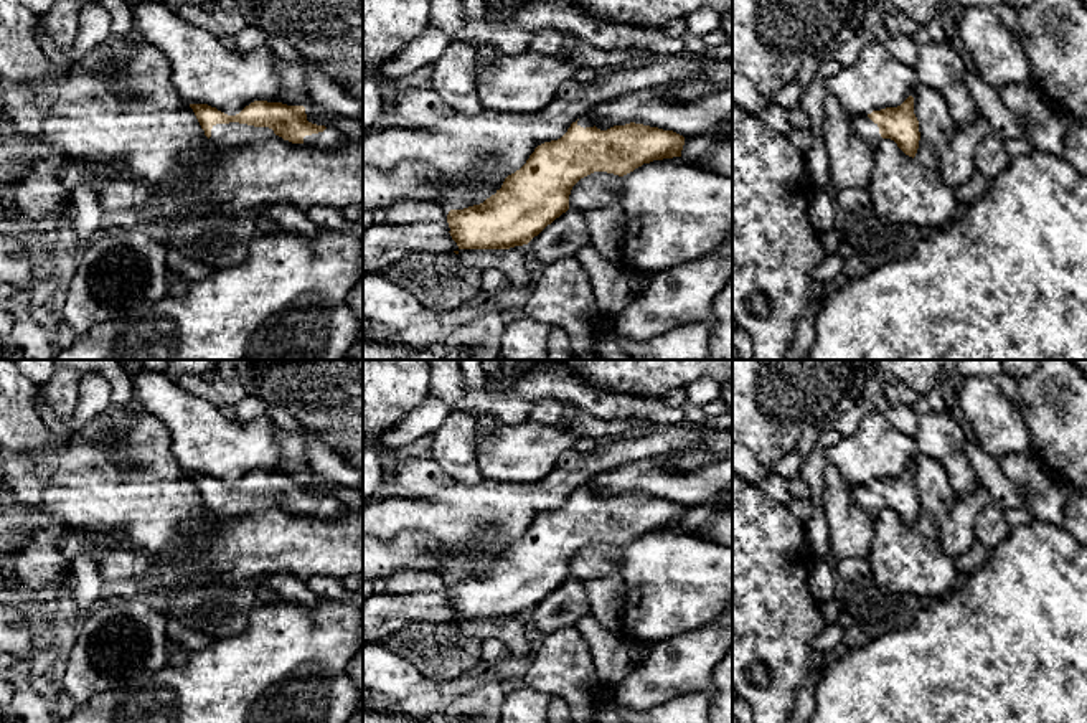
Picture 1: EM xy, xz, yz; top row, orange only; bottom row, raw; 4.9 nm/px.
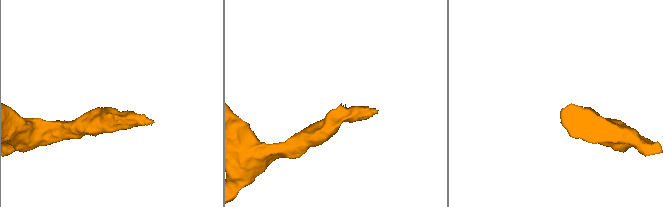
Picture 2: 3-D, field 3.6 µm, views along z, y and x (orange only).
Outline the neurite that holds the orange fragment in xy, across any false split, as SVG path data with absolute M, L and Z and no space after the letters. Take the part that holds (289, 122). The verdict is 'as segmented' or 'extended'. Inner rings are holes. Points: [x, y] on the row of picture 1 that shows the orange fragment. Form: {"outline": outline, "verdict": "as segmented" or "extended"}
{"outline": "M254 101L236 116L208 104L190 104L190 107L214 145L239 147L274 135L322 150L335 150L345 142L345 135L335 125L308 122L304 106Z", "verdict": "extended"}

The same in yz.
{"outline": "M909 96L897 107L886 107L854 117L853 130L873 147L882 139L891 139L906 155L914 158L920 140L914 97Z", "verdict": "extended"}

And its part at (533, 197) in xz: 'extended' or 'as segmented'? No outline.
extended

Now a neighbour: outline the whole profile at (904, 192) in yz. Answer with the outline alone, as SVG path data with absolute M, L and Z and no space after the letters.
M894 140L874 145L873 175L866 187L873 196L874 215L896 224L943 228L960 205L937 170L906 155Z

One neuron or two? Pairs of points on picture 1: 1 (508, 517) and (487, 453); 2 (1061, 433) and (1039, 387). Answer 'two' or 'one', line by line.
1: two
2: one

